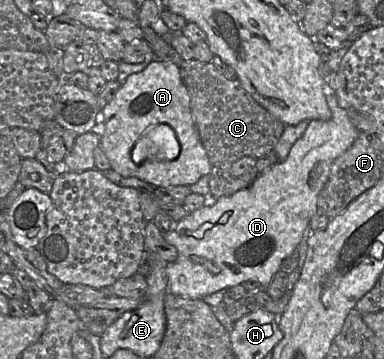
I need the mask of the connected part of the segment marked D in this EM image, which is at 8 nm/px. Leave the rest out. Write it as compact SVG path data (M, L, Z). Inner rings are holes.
M328 92L326 100L332 112L331 119L327 121L310 120L304 134L294 143L287 158L284 161L277 162L266 171L259 173L256 179L247 188L239 190L232 195L220 197L216 200L210 199L209 203L195 210L194 212L189 213L184 219L176 222L172 230L166 234L163 234L165 240L170 245L174 246L178 253L177 259L173 263L167 264L166 267L168 285L172 294L181 297L202 299L203 297L219 290L227 289L239 284L244 284L247 281L256 281L260 283L264 290L266 290L266 287L271 283L274 276L280 270L282 261L290 256L300 243L305 228L309 225L311 217L318 209L319 194L328 179L330 167L333 161L349 149L360 132L353 124L349 116L349 112L339 105L337 96L334 92Z

